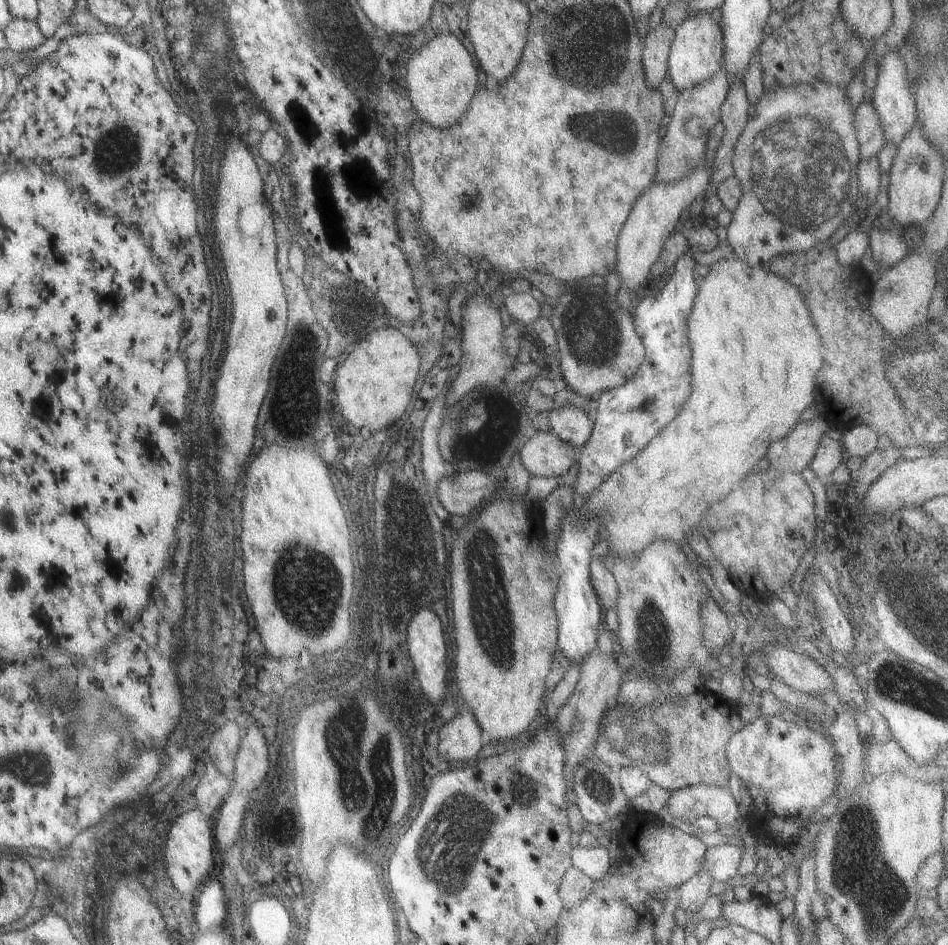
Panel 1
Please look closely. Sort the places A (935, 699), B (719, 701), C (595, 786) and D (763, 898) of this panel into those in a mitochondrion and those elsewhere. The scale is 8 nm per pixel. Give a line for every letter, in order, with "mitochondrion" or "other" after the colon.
A: mitochondrion
B: other
C: mitochondrion
D: other

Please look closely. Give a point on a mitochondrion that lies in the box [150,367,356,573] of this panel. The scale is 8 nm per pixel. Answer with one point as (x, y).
(291, 395)

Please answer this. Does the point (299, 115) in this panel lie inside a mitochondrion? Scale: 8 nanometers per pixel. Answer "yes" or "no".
yes

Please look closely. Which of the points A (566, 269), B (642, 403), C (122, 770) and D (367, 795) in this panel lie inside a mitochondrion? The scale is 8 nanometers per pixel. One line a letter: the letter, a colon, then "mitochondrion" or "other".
A: other
B: mitochondrion
C: other
D: mitochondrion

